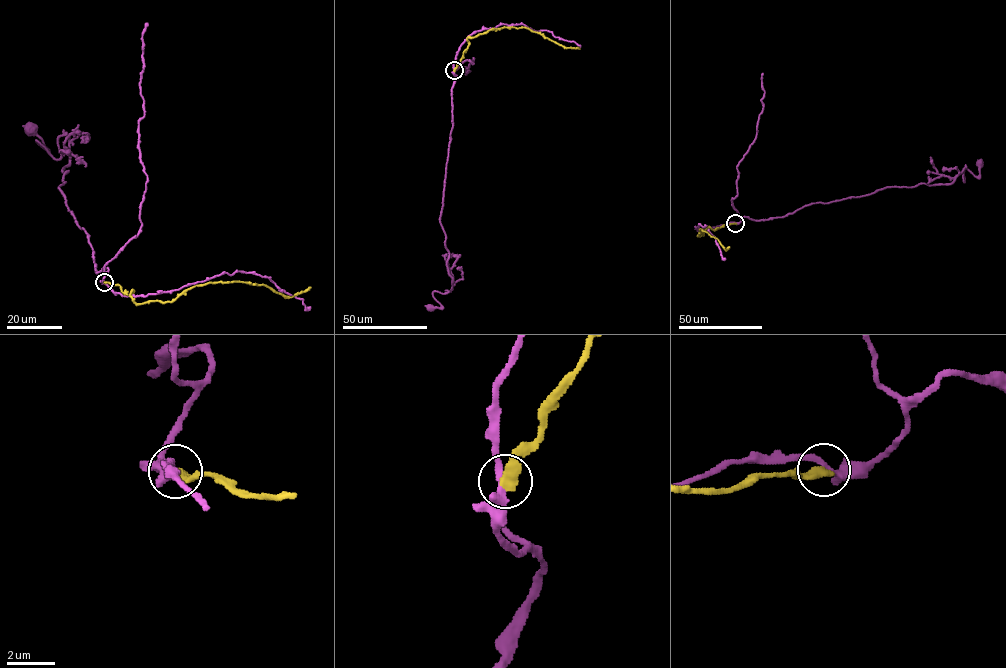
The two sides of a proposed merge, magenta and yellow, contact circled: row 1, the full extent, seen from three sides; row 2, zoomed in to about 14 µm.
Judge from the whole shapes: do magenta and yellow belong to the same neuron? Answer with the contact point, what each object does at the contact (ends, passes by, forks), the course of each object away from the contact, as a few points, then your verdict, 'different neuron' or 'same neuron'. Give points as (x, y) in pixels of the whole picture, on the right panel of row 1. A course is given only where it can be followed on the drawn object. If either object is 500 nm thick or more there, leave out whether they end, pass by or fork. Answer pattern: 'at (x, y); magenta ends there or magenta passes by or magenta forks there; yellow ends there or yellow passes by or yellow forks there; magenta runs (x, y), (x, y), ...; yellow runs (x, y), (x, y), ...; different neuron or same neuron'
at (735, 223); magenta passes by; yellow ends there; magenta runs (735, 223), (887, 187), (946, 185), (965, 168), (963, 182), (964, 168), (978, 176), (980, 164); yellow runs (735, 223), (715, 230), (708, 227), (699, 236), (699, 229), (716, 238), (726, 250), (729, 247); different neuron

